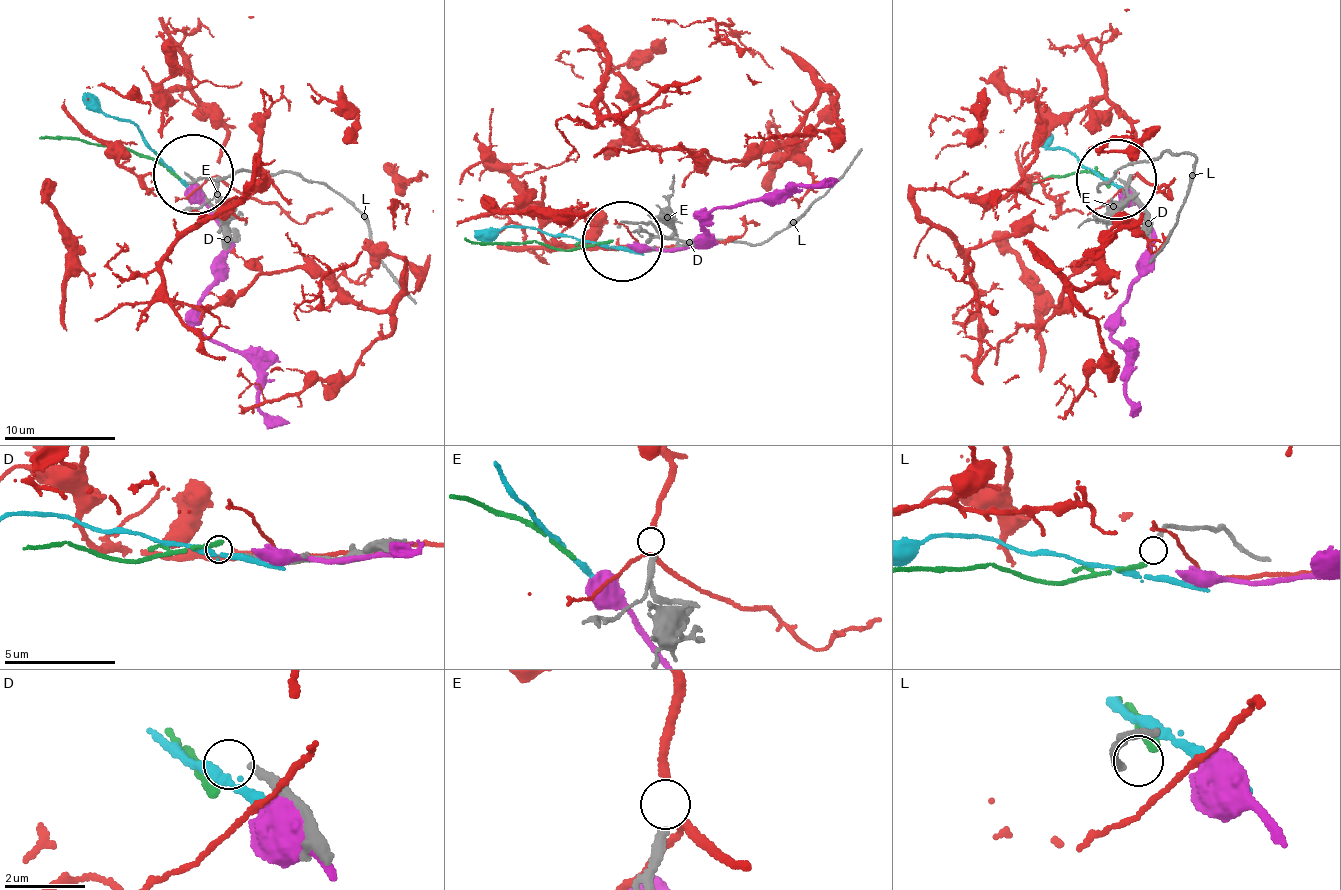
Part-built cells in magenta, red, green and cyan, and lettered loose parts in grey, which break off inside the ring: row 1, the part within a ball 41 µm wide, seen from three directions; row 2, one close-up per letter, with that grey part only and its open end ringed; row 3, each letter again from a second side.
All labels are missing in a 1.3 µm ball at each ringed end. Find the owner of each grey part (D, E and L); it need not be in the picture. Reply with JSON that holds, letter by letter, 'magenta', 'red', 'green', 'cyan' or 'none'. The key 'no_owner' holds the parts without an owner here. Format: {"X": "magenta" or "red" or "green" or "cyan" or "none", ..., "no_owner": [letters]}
{"D": "none", "E": "red", "L": "green", "no_owner": ["D"]}

